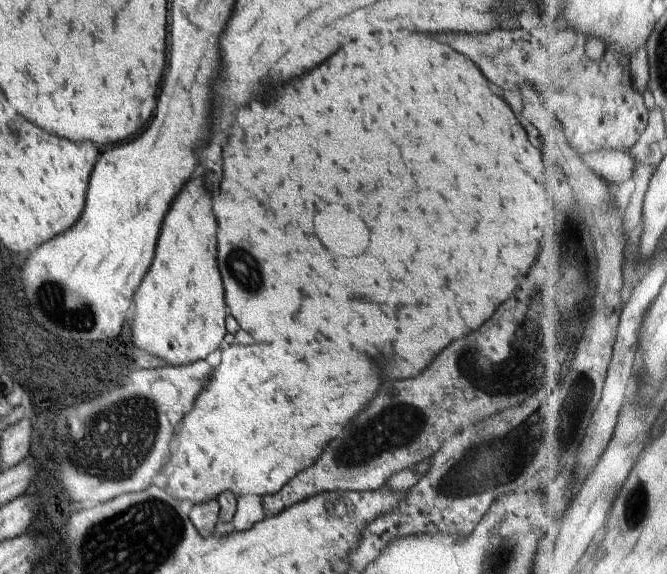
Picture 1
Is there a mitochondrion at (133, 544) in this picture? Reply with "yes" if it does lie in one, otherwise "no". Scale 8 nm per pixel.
yes

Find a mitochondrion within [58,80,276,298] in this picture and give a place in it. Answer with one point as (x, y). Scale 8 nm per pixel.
(245, 271)

